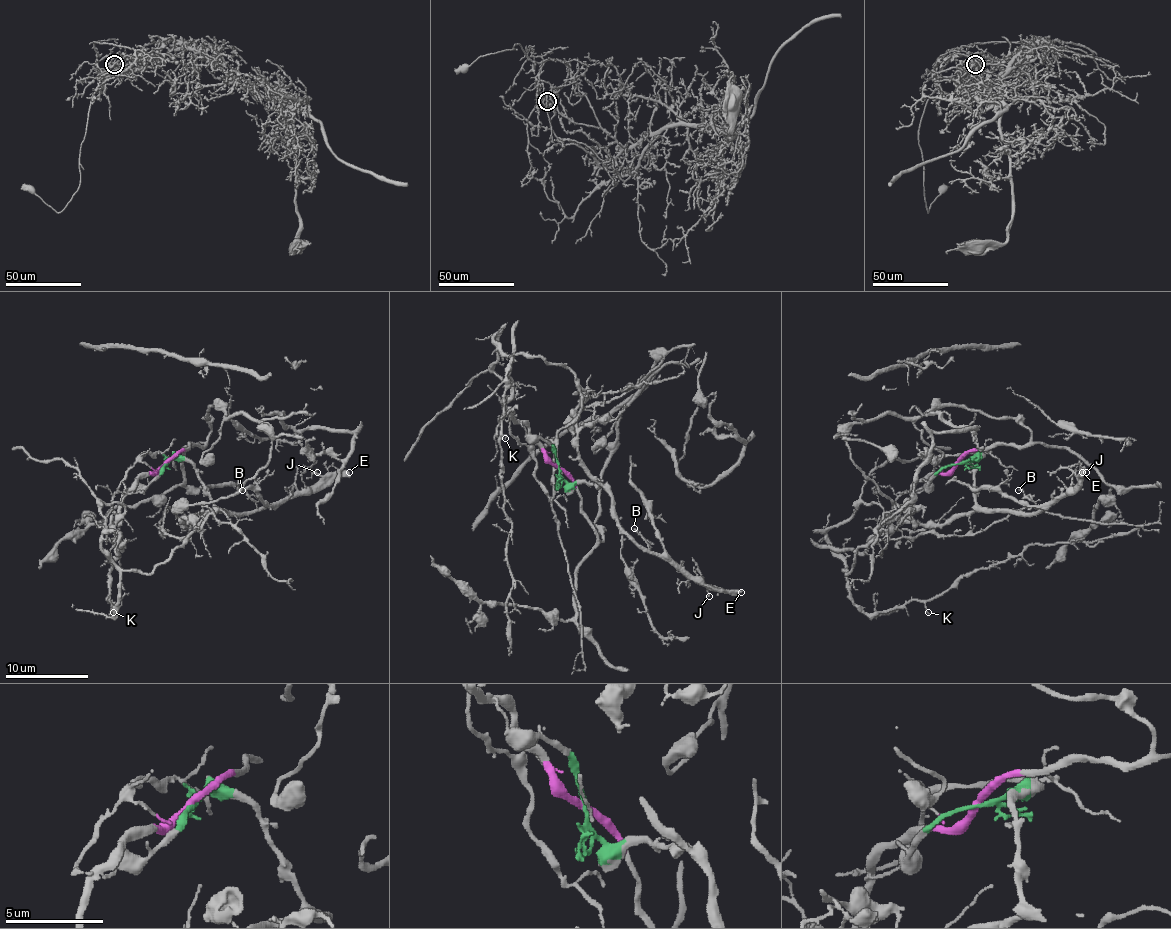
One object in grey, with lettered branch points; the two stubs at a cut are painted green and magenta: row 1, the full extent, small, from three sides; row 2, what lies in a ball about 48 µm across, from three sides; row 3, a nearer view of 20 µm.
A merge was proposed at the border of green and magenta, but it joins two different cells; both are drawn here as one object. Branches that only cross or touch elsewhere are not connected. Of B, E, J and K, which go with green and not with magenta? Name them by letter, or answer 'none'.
B, E, J

